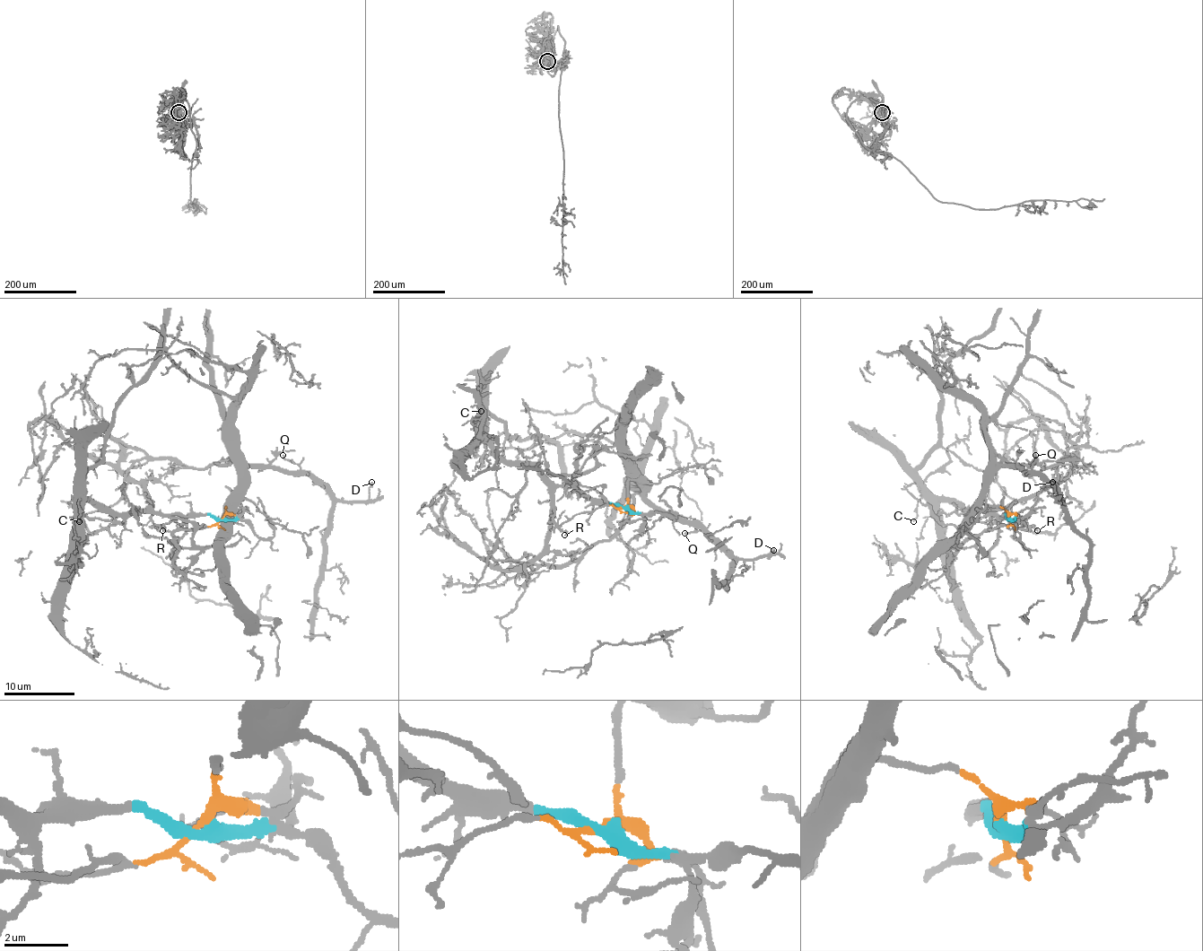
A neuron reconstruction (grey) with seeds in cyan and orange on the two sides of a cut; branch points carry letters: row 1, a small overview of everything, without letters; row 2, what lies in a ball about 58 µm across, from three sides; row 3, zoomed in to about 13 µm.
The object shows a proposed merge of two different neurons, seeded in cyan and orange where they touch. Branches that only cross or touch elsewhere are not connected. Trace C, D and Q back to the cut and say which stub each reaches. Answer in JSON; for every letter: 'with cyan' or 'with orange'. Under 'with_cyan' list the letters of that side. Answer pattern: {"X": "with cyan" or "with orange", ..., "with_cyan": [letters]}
{"C": "with cyan", "D": "with orange", "Q": "with orange", "with_cyan": ["C"]}

